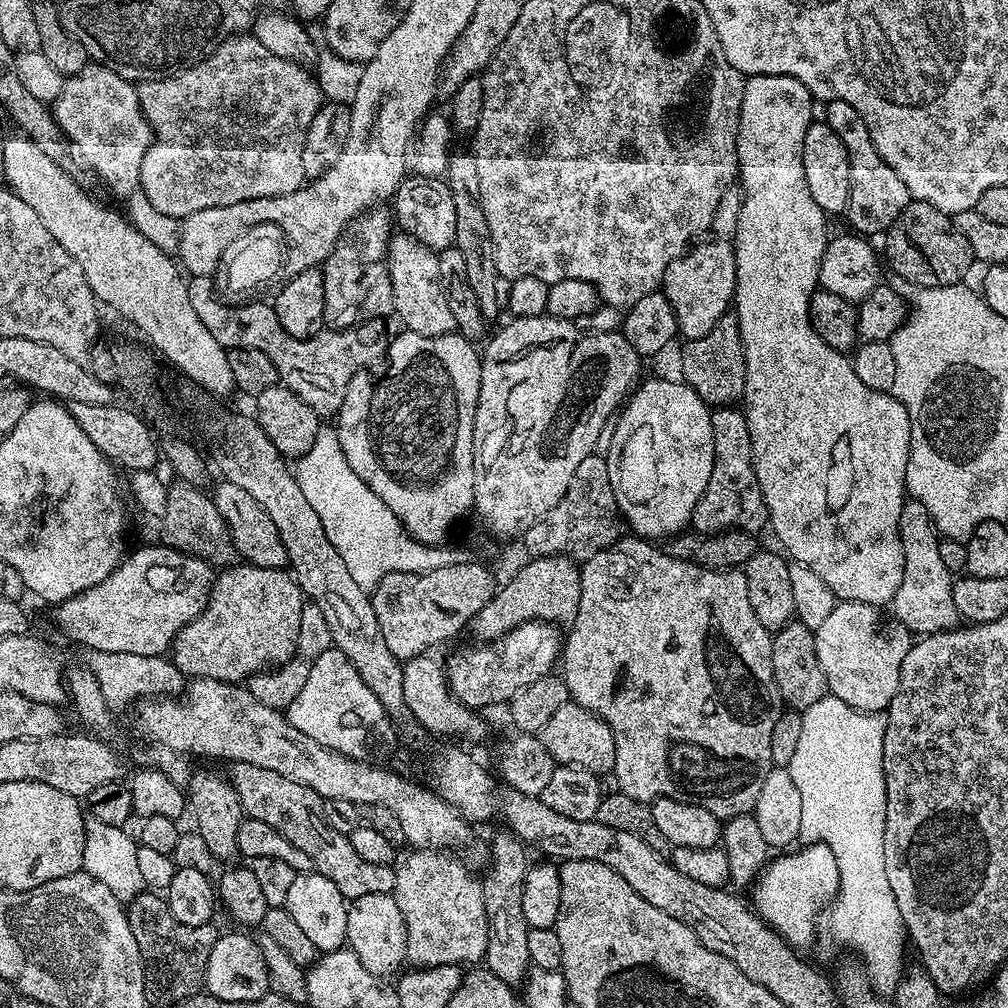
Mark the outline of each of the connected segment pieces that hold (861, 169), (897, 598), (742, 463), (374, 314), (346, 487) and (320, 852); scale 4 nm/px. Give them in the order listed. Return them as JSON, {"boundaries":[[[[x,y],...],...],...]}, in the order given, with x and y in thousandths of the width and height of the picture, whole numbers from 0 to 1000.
{"boundaries":[[[[822,99],[818,107],[821,108],[818,109],[816,118],[823,125],[823,129],[827,129],[831,137],[835,137],[835,145],[839,145],[843,161],[843,196],[839,215],[849,225],[846,227],[858,235],[865,236],[868,230],[880,231],[881,225],[891,216],[891,212],[895,212],[895,208],[899,208],[903,200],[899,181],[895,181],[895,177],[891,177],[891,173],[887,173],[887,169],[879,165],[863,137],[863,129],[855,113],[851,113],[851,109],[843,105],[843,101]]],[[[908,498],[898,499],[893,511],[893,537],[897,551],[897,568],[895,581],[891,581],[891,589],[887,589],[883,600],[884,610],[898,619],[906,629],[922,631],[925,627],[941,627],[953,618],[954,612],[946,601],[944,592],[946,571],[938,565],[938,561],[931,550],[934,533],[919,502]]],[[[714,403],[706,409],[708,462],[704,478],[688,506],[685,520],[691,529],[744,528],[754,530],[763,523],[762,503],[748,466],[744,427],[737,408],[730,403]]],[[[375,204],[354,214],[319,262],[321,319],[326,326],[340,328],[392,309],[383,261],[389,214],[381,207]]],[[[318,420],[312,442],[293,457],[292,471],[296,482],[300,482],[304,498],[312,502],[312,510],[315,510],[319,526],[323,526],[327,542],[335,546],[351,577],[362,585],[373,584],[379,573],[393,566],[423,569],[449,560],[447,543],[420,540],[406,532],[391,506],[387,506],[387,502],[383,502],[383,498],[379,498],[379,494],[375,494],[351,466],[347,466],[347,458],[343,458],[343,450],[339,450],[335,431],[328,420]]],[[[231,757],[229,762],[228,775],[238,793],[241,809],[264,815],[264,819],[276,823],[280,831],[288,831],[296,843],[308,847],[311,862],[331,875],[342,892],[350,894],[364,887],[389,885],[393,878],[392,862],[388,858],[369,857],[360,853],[348,838],[346,828],[336,825],[325,816],[322,795],[313,785],[288,772],[280,772],[280,768],[272,768],[272,764],[260,764],[260,760]]]]}

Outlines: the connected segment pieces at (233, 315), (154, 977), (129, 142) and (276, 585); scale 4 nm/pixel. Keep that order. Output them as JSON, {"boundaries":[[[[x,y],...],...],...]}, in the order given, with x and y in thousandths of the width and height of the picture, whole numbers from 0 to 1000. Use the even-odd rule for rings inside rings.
{"boundaries":[[[[190,274],[186,279],[188,304],[192,304],[192,312],[196,312],[196,315],[200,315],[200,323],[204,323],[204,327],[208,327],[208,331],[212,331],[212,335],[216,335],[216,339],[223,347],[229,344],[260,347],[260,351],[264,351],[264,355],[268,355],[268,359],[274,365],[275,374],[286,373],[288,367],[292,367],[292,365],[304,367],[304,365],[308,365],[308,359],[312,363],[313,355],[315,355],[315,365],[321,365],[321,373],[329,375],[331,381],[327,381],[327,383],[331,383],[331,385],[327,385],[327,397],[321,397],[321,401],[319,401],[319,397],[312,395],[311,406],[319,415],[332,414],[341,397],[335,397],[329,393],[343,389],[351,371],[362,368],[361,357],[365,357],[365,353],[373,353],[373,349],[377,349],[377,337],[369,337],[369,325],[361,325],[361,329],[357,329],[357,341],[325,341],[325,345],[321,345],[321,341],[317,341],[317,345],[313,345],[313,341],[307,341],[305,337],[294,337],[288,331],[284,331],[284,327],[280,327],[280,323],[276,319],[274,307],[269,301],[223,300],[224,302],[221,302],[216,295],[210,294],[210,281],[211,279],[204,274]],[[317,349],[321,349],[321,357],[317,357]],[[325,353],[329,353],[329,357],[325,357]],[[333,357],[337,357],[337,361],[333,361]]],[[[144,883],[132,890],[126,898],[129,923],[133,923],[133,935],[137,935],[137,946],[143,963],[143,987],[146,995],[174,998],[178,992],[194,987],[202,980],[204,954],[208,954],[208,942],[216,932],[213,916],[187,919],[173,911],[162,888]]],[[[84,63],[77,74],[64,78],[63,87],[54,101],[54,118],[76,157],[105,186],[111,187],[113,193],[127,196],[136,189],[139,166],[152,134],[139,107],[136,88],[130,87],[119,75],[122,74],[102,63]]],[[[245,558],[221,564],[211,574],[210,585],[202,606],[193,611],[175,630],[169,654],[177,666],[187,673],[219,675],[222,679],[238,679],[253,672],[265,659],[282,659],[295,650],[297,617],[304,592],[293,574],[281,563],[257,563]]]]}

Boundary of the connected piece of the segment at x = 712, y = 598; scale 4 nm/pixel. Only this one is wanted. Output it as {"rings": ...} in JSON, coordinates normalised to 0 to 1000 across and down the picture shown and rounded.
{"rings":[[[615,534],[611,539],[601,546],[597,546],[593,550],[589,550],[583,556],[578,557],[575,563],[576,573],[576,592],[573,593],[572,611],[569,612],[562,627],[562,634],[558,639],[558,663],[560,659],[560,667],[558,666],[558,674],[563,683],[564,691],[570,697],[575,698],[581,704],[585,704],[589,709],[594,710],[600,718],[605,720],[607,725],[607,734],[605,742],[611,745],[611,778],[610,781],[614,785],[619,786],[625,792],[630,794],[637,794],[646,796],[649,794],[680,794],[682,798],[691,798],[700,804],[704,804],[704,808],[708,808],[713,813],[719,815],[732,809],[740,809],[747,805],[750,799],[750,793],[753,786],[760,782],[763,777],[762,765],[768,762],[766,756],[766,749],[764,748],[764,727],[768,725],[768,716],[770,715],[772,706],[771,703],[764,703],[762,710],[738,710],[738,706],[734,706],[734,698],[766,698],[766,694],[775,694],[774,687],[770,684],[770,678],[766,672],[766,632],[767,628],[761,627],[756,621],[756,617],[752,617],[752,609],[748,609],[748,601],[744,601],[744,589],[737,582],[740,579],[740,573],[737,566],[734,565],[719,565],[717,567],[709,567],[707,563],[697,563],[695,560],[688,560],[686,556],[674,556],[668,552],[663,551],[658,543],[652,542],[650,539],[644,538],[639,534],[626,534],[627,536],[620,536]]]}

